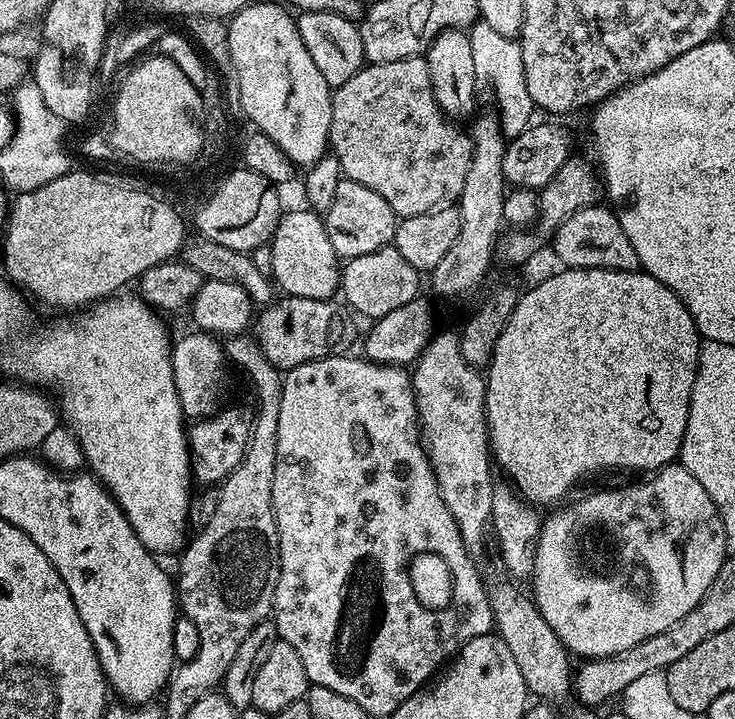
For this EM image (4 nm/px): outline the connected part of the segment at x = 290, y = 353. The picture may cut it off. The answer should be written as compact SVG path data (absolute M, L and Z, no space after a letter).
M290 295L280 299L254 320L254 339L275 368L297 368L299 364L321 360L323 356L343 356L351 349L348 347L356 340L356 324L352 321L353 313L343 303Z

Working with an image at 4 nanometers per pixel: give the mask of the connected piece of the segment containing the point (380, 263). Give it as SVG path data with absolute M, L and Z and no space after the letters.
M395 246L379 248L374 254L355 256L343 265L340 274L339 291L344 292L343 303L353 313L361 312L364 316L379 318L390 314L390 310L398 310L398 306L406 306L406 302L417 299L421 295L421 273L416 271L402 254L398 254Z

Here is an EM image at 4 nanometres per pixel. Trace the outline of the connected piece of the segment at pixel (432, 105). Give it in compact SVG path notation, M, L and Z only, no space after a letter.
M407 56L398 62L368 64L361 68L358 74L354 74L354 78L350 78L350 82L346 82L341 88L335 89L331 93L331 97L332 113L330 114L328 142L331 155L338 158L341 173L347 179L358 182L362 186L370 186L370 190L374 190L374 194L382 194L382 198L386 198L390 210L394 210L397 218L413 216L414 214L426 214L427 212L433 212L435 208L448 206L453 202L459 201L462 194L462 182L466 182L466 170L472 157L472 138L465 129L463 132L462 129L455 128L452 125L455 123L441 112L438 102L434 98L434 90L430 86L430 70L428 69L427 59L424 56Z

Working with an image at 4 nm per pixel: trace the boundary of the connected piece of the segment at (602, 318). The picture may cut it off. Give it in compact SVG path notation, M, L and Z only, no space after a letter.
M564 268L559 270L553 276L545 278L541 284L536 284L528 293L521 295L514 306L514 314L508 316L506 326L502 330L502 334L498 338L498 342L494 346L494 354L492 360L486 365L486 387L484 389L484 410L488 413L488 447L495 461L504 466L505 472L512 478L511 483L517 492L533 506L541 506L540 504L556 504L568 491L571 490L572 484L576 484L583 478L587 472L600 472L603 468L625 468L628 472L644 472L640 474L652 474L662 468L667 468L679 457L680 447L682 446L682 438L686 434L686 418L690 414L690 394L694 390L694 378L698 370L698 358L700 357L700 345L702 337L700 331L696 329L694 318L690 318L690 314L686 310L686 306L682 301L672 293L669 288L662 282L658 282L658 278L654 278L646 271L639 272L622 272L618 270L610 270L609 268Z

